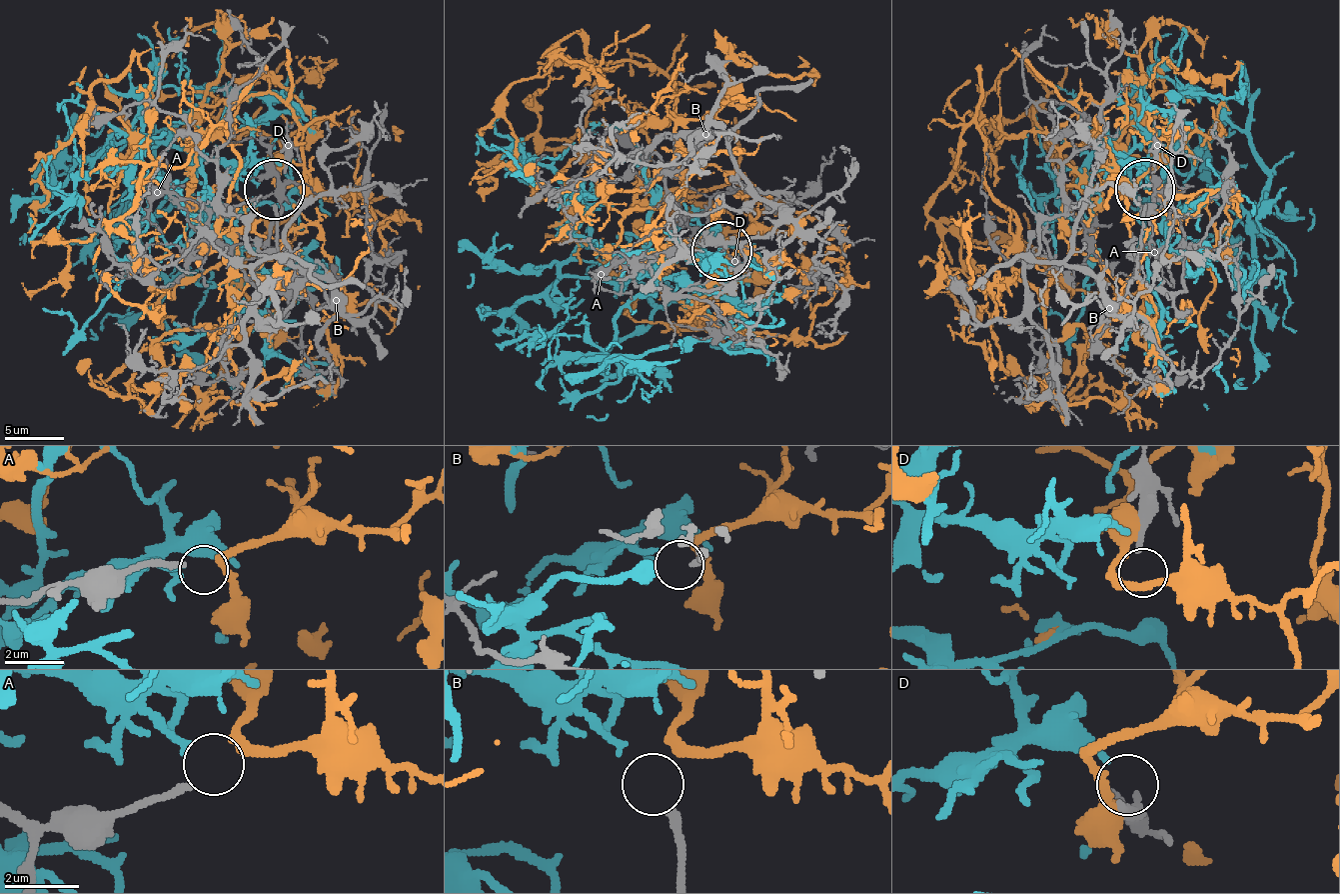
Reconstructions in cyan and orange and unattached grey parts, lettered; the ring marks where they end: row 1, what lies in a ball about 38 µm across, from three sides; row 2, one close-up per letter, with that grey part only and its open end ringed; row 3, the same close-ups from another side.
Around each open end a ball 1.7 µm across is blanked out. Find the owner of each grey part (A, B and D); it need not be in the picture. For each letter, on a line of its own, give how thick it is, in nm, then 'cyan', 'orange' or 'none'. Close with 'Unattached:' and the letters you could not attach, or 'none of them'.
A: 170 nm | orange
B: 190 nm | none
D: 180 nm | none
Unattached: B, D

